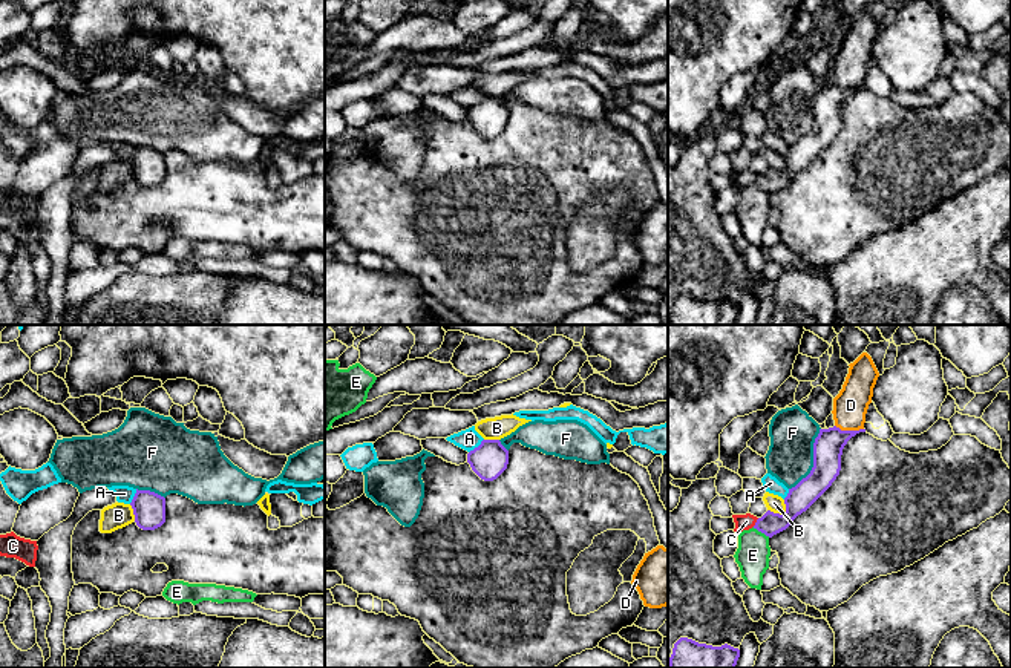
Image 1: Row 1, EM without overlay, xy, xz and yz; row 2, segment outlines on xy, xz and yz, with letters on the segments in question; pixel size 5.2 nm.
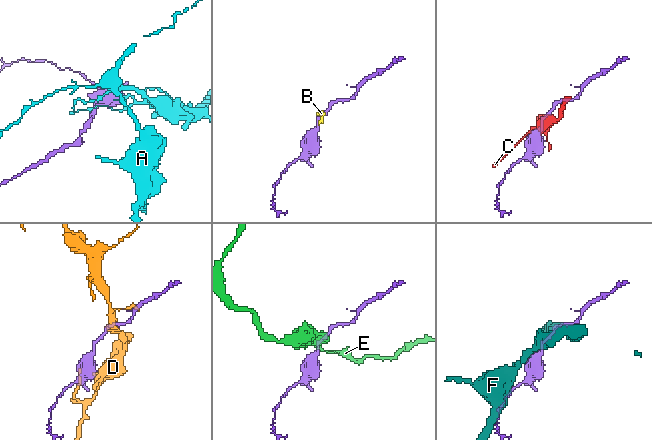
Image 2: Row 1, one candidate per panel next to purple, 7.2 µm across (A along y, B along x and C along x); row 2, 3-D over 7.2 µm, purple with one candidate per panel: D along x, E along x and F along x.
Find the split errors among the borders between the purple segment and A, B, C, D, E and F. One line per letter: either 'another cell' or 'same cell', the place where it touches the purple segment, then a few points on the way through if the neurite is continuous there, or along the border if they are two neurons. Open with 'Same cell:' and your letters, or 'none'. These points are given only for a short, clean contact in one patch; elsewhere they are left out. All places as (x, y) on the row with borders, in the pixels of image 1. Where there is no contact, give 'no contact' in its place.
Same cell: none
A: another cell | xz (478, 446) | along xz (483, 438), (469, 452)
B: another cell | yz (783, 514) | along yz (785, 500), (785, 510), (781, 514), (768, 510)
C: another cell | yz (755, 523) | along yz (759, 518), (752, 526)
D: another cell | yz (849, 431)
E: another cell | yz (762, 532) | along yz (752, 527), (769, 537)
F: another cell | yz (814, 460)

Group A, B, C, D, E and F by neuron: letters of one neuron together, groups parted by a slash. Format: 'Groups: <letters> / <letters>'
Groups: A / B / C / D / E / F

